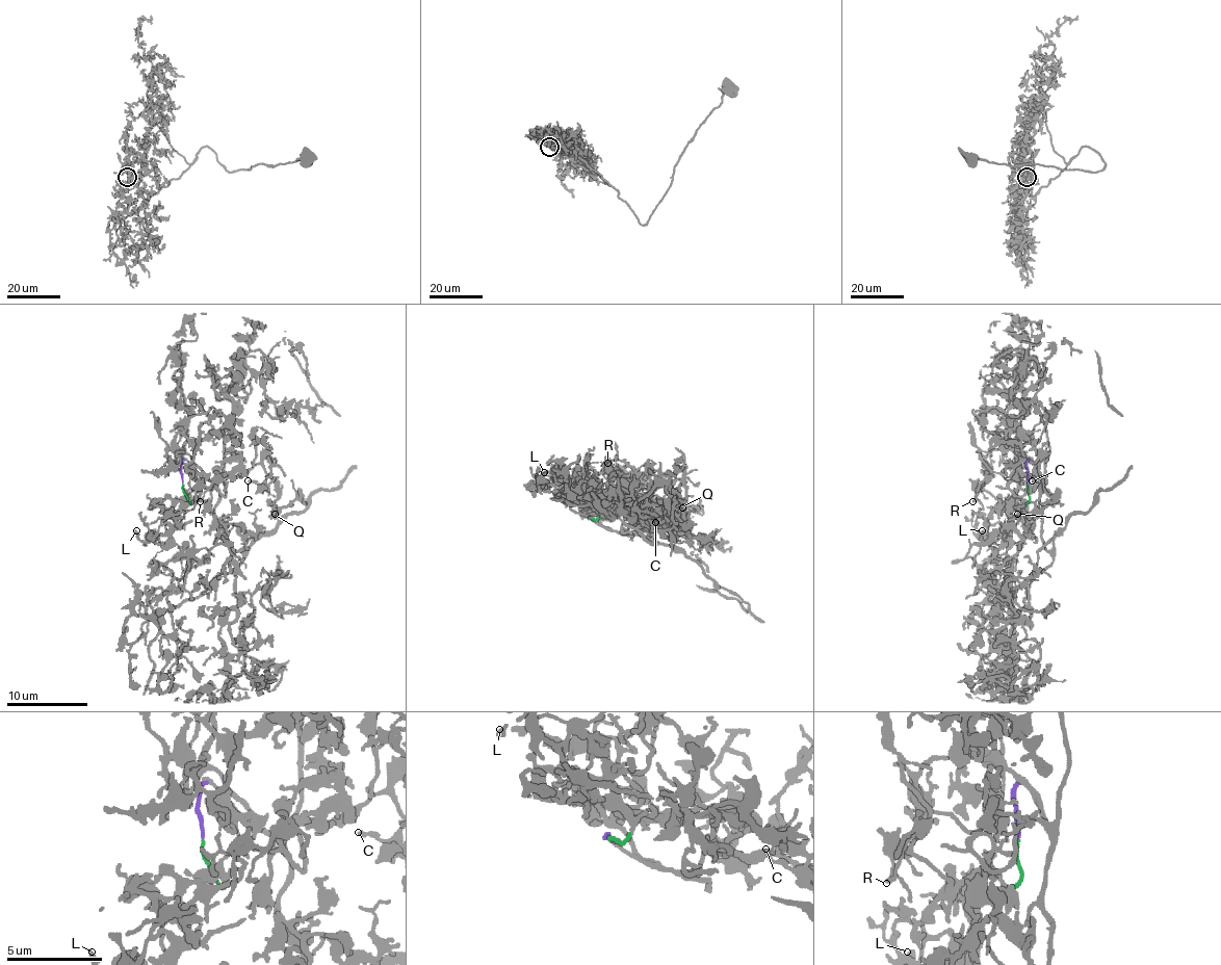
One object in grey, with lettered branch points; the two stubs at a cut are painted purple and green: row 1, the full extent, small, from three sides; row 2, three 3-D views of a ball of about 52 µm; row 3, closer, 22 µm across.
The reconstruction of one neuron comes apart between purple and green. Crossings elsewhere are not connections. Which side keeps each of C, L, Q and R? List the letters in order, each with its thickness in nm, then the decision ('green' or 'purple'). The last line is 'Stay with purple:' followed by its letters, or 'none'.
C: 170 nm thick; purple
L: 280 nm thick; green
Q: 280 nm thick; purple
R: 240 nm thick; green
Stay with purple: C, Q

